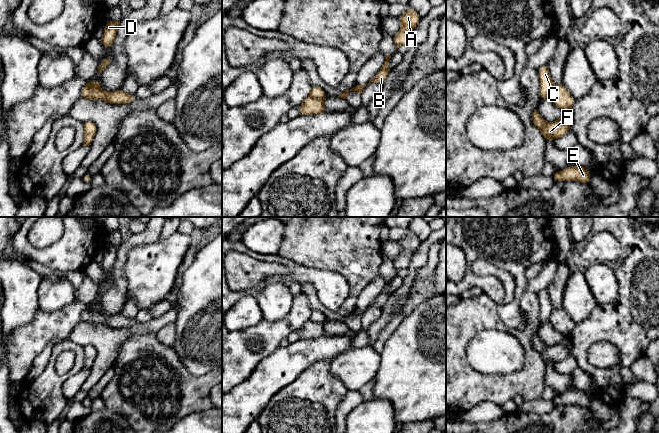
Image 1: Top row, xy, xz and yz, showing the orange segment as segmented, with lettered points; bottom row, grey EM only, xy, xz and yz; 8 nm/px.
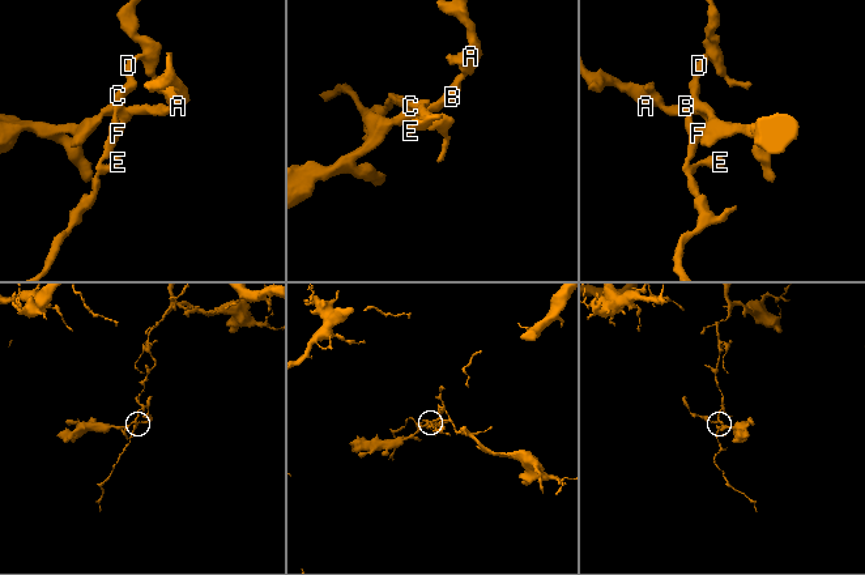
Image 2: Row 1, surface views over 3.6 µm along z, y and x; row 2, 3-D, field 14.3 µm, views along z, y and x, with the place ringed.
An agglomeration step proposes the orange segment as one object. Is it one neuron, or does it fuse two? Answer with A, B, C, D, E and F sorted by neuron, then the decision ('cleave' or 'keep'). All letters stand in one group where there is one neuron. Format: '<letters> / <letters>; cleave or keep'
A B / C D E F; cleave

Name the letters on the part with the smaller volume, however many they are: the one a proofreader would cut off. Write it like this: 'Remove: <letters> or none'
Remove: A, B

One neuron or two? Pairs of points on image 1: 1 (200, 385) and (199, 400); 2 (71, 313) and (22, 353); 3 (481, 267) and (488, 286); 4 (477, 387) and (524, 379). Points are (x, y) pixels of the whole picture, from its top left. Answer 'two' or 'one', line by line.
1: one
2: one
3: two
4: one

